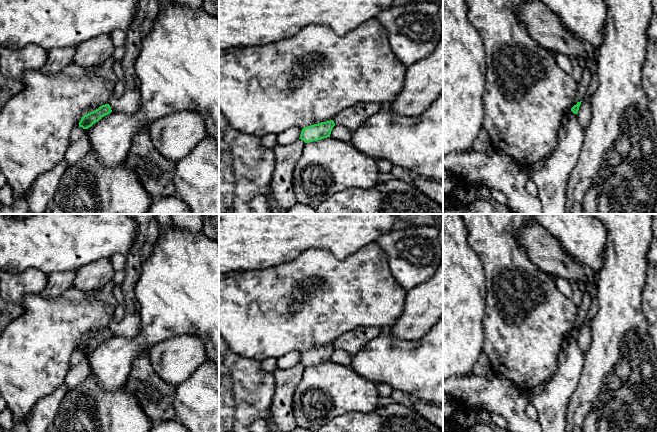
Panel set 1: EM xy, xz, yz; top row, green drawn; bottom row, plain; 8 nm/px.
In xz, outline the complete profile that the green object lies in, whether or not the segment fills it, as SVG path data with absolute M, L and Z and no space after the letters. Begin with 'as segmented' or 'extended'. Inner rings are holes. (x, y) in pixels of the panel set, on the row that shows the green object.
as segmented; M330 120L305 127L302 129L299 139L303 140L305 143L309 143L330 137L334 126L334 121Z

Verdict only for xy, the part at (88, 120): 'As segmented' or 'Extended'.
As segmented

